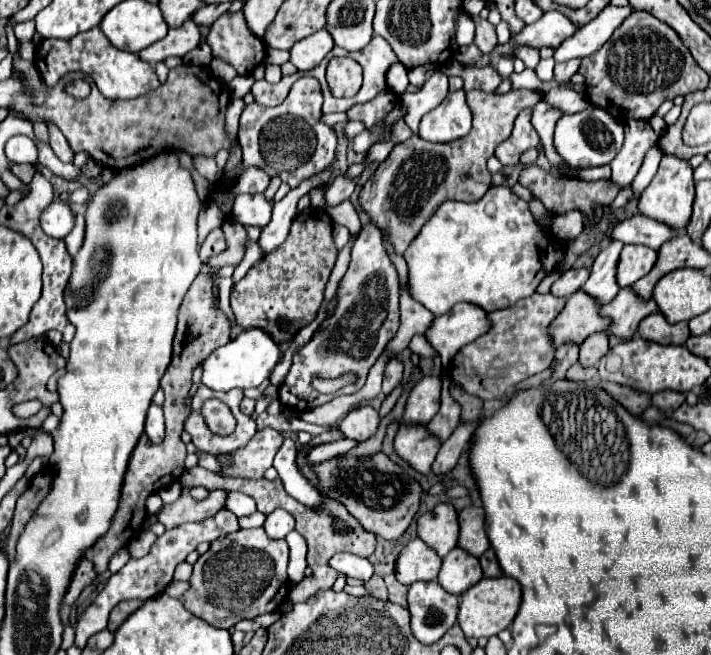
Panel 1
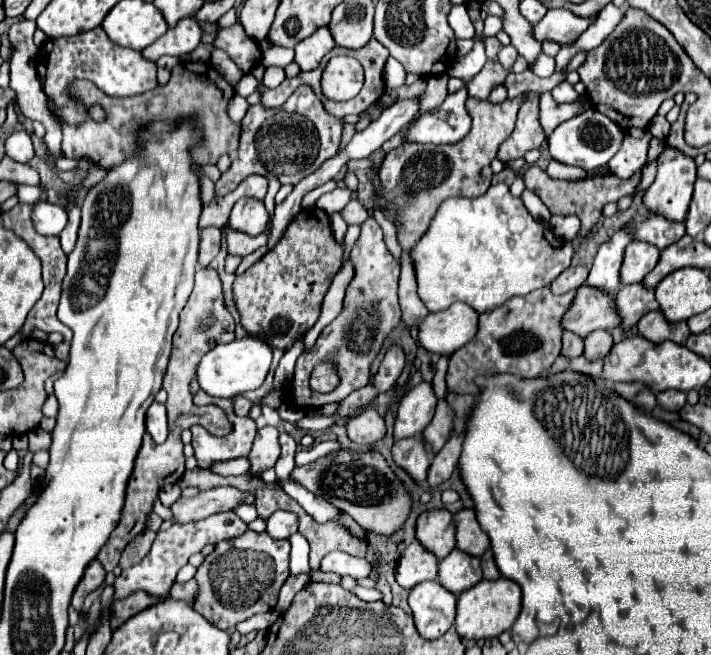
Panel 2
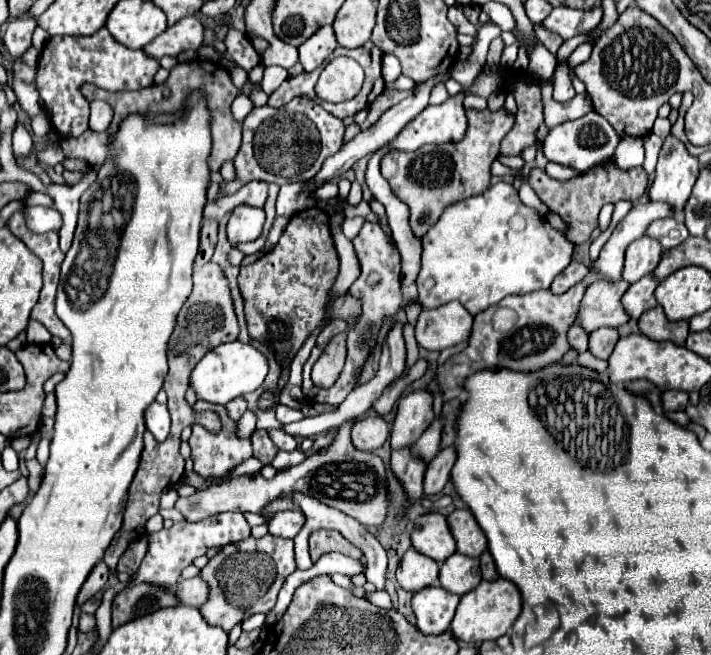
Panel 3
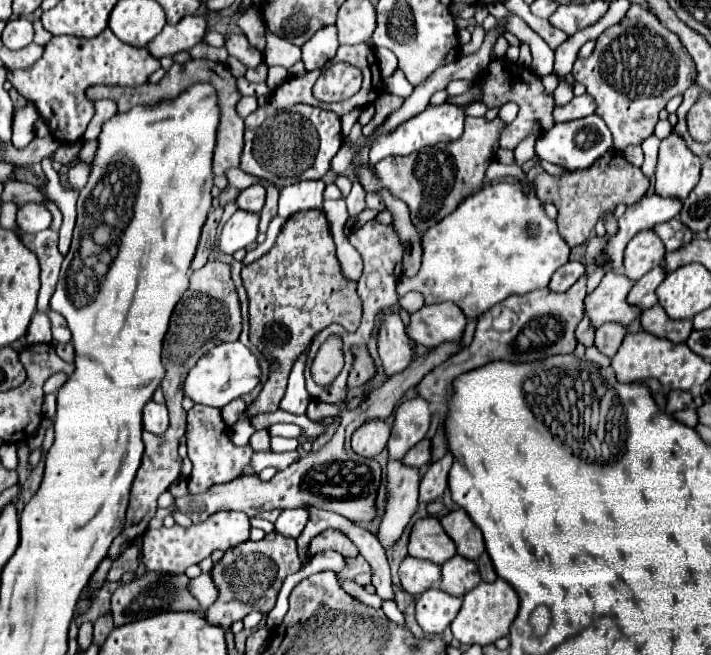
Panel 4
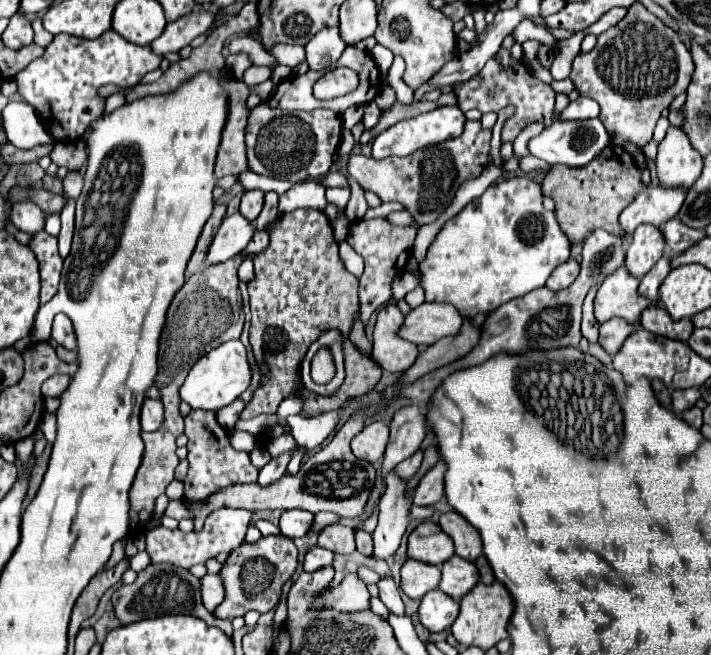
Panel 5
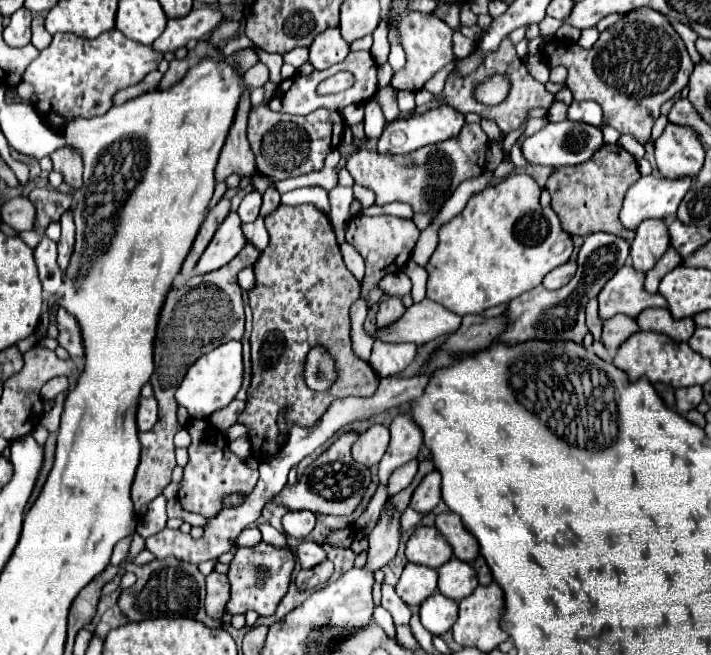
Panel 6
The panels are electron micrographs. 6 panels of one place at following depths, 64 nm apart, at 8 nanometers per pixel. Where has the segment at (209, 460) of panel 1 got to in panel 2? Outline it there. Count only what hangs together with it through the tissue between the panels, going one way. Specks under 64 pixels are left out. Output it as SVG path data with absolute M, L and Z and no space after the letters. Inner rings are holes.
M236 458L236 460L228 460L228 462L216 462L212 468L212 472L218 472L218 474L246 474L248 472L248 460L246 458Z

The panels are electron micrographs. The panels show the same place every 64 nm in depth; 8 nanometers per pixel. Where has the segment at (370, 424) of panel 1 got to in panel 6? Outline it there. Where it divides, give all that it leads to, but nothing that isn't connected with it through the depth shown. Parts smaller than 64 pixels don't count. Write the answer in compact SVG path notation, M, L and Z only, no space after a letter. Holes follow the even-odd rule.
M382 424L370 426L366 432L358 436L358 440L352 446L352 458L364 466L374 466L382 460L386 448L388 448L388 428Z

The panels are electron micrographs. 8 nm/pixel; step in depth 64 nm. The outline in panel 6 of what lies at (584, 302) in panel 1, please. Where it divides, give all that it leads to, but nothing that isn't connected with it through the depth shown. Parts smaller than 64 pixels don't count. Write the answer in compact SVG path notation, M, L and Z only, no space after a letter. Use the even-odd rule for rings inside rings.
M622 266L598 294L598 314L602 320L616 314L636 318L652 306L666 306L666 300L660 294L648 294L644 290L644 274L632 270L632 266Z

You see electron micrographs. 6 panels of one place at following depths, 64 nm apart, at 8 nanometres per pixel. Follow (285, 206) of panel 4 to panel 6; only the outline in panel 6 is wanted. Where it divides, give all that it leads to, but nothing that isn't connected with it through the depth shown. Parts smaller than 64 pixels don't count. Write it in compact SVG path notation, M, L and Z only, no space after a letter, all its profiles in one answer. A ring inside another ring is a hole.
M308 186L308 188L296 188L292 192L282 194L284 206L302 206L302 204L314 204L318 210L328 214L328 194L322 186Z

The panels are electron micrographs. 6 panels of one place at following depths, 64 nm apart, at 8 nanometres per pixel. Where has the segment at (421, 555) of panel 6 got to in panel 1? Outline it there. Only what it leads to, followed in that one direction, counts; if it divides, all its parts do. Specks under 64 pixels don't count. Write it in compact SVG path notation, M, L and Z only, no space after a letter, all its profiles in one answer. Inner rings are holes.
M452 502L436 504L434 510L418 518L418 536L440 556L446 556L456 546L458 532L458 512Z

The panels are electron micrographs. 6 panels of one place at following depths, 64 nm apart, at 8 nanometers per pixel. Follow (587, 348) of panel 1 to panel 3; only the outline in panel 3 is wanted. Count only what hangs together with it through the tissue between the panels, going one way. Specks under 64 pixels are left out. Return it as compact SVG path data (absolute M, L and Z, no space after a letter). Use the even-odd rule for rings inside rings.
M598 328L590 334L588 352L606 360L612 354L616 342L618 342L618 332L614 328Z

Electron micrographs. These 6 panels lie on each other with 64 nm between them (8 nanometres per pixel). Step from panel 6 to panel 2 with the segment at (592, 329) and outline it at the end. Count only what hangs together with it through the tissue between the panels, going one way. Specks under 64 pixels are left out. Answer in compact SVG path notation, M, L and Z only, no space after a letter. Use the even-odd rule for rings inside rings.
M572 332L562 334L562 356L566 358L578 358L584 352L584 340Z

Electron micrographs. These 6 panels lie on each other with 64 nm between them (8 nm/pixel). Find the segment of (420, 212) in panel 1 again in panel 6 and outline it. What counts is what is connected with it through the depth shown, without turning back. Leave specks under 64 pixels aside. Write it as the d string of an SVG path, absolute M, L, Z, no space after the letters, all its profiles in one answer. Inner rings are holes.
M464 124L458 138L424 146L404 156L358 150L354 152L354 156L348 158L346 170L352 174L358 186L370 188L376 194L378 206L398 200L410 204L414 212L430 212L434 208L440 208L450 198L450 194L458 188L460 182L482 174L482 166L478 162L486 162L488 142L490 140L480 128L480 124Z

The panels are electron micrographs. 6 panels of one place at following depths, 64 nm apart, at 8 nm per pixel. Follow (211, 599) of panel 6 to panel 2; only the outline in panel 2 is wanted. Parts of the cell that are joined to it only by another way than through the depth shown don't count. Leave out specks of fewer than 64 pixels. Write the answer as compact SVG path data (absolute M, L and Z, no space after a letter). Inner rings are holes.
M190 580L190 582L184 582L184 584L174 582L174 586L170 590L170 596L174 600L182 600L182 602L190 604L194 600L194 596L196 596L196 580Z

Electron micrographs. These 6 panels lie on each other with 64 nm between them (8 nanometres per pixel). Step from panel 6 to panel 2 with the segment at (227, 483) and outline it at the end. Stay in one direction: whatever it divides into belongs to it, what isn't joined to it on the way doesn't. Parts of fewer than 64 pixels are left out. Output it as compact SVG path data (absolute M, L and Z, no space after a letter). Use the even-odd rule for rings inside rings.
M198 390L198 394L194 396L194 404L196 406L204 406L204 404L216 404L220 408L226 410L234 432L230 436L218 438L212 436L204 426L194 424L190 426L192 430L192 446L194 446L194 456L198 458L198 466L200 468L210 468L212 462L218 460L232 460L232 458L240 458L246 456L252 448L252 440L256 436L256 424L252 418L248 416L238 416L234 412L234 398L214 398L214 396L206 396L202 390Z

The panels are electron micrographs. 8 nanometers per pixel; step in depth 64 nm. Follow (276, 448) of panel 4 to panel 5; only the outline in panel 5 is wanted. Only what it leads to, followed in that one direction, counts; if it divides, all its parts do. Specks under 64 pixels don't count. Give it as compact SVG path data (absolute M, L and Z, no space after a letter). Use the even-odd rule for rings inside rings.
M284 434L284 436L270 440L266 448L272 457L276 457L285 451L296 449L297 445L296 440L290 434Z

